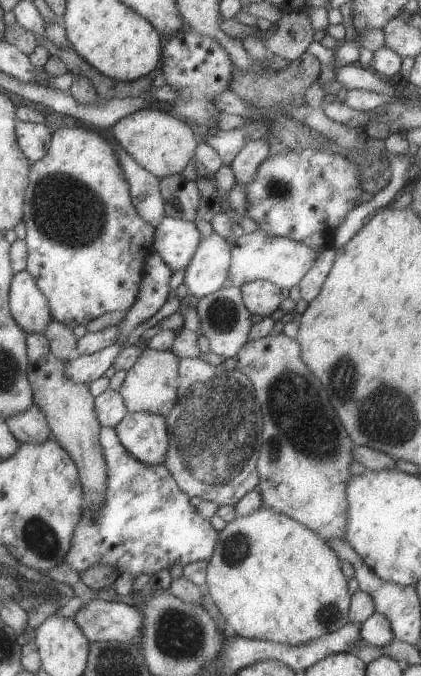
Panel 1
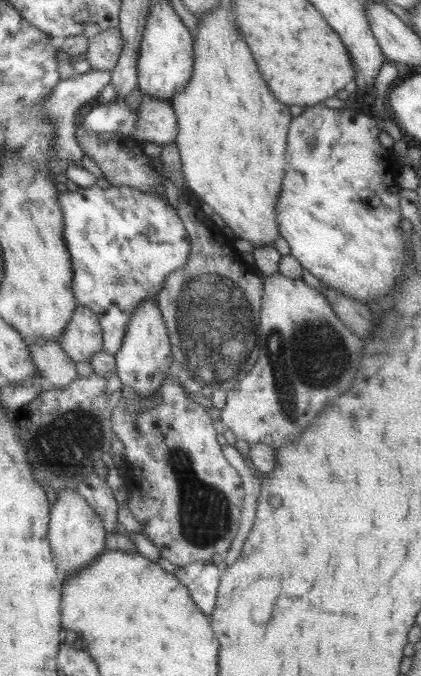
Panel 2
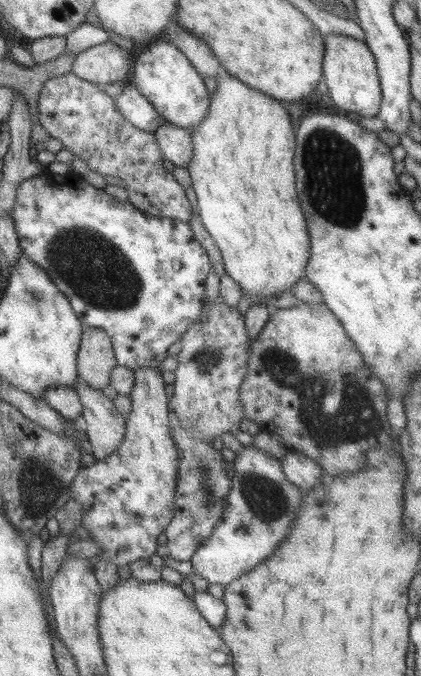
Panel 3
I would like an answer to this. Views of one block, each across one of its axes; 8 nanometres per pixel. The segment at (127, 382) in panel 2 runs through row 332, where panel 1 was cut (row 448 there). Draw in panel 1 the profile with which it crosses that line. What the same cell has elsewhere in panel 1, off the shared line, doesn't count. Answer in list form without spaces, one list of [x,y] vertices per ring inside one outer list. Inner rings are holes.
[[[130,413],[114,426],[123,448],[146,465],[163,465],[168,447],[166,422],[161,415]]]

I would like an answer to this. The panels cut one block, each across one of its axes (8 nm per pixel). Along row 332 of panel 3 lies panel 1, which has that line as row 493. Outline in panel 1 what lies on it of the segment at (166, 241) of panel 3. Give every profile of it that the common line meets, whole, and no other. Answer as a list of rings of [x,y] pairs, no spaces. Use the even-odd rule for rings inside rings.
[[[100,427],[98,437],[106,462],[105,502],[98,507],[97,511],[85,510],[85,512],[82,512],[73,536],[70,538],[71,542],[67,554],[64,556],[64,563],[69,564],[69,566],[75,569],[77,573],[81,572],[81,570],[85,570],[88,566],[93,566],[93,564],[109,564],[109,566],[116,566],[119,569],[119,574],[122,572],[129,572],[129,574],[135,578],[141,573],[147,573],[151,576],[163,568],[168,569],[173,563],[179,563],[183,566],[184,564],[195,561],[207,562],[208,558],[212,555],[215,543],[217,542],[218,532],[209,525],[208,519],[201,518],[200,514],[195,510],[195,507],[189,504],[189,497],[182,490],[179,490],[171,473],[164,467],[164,465],[146,465],[145,463],[139,462],[136,458],[133,458],[133,456],[131,456],[119,442],[114,428]]]

